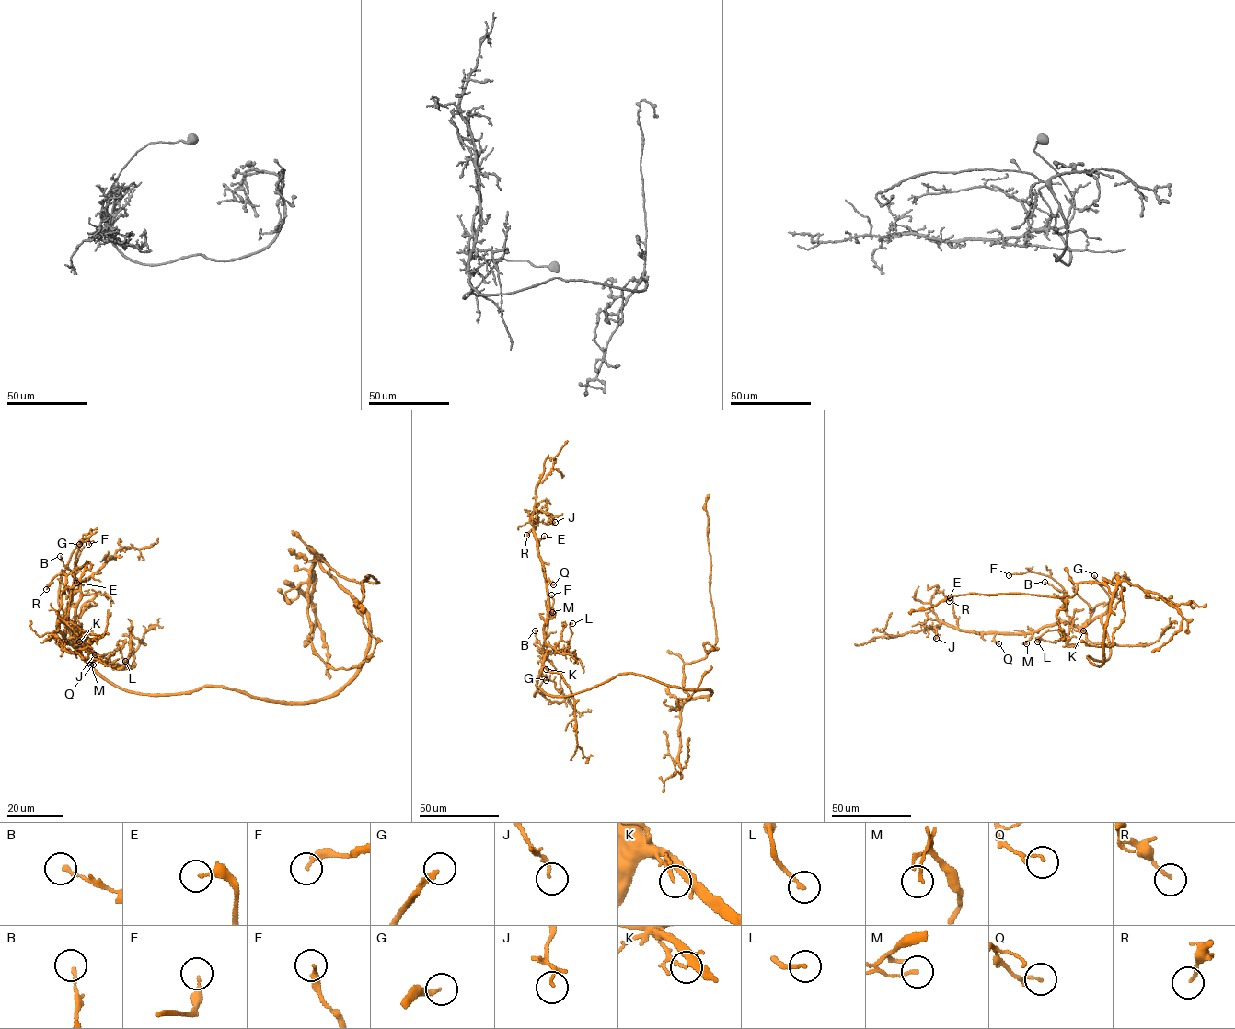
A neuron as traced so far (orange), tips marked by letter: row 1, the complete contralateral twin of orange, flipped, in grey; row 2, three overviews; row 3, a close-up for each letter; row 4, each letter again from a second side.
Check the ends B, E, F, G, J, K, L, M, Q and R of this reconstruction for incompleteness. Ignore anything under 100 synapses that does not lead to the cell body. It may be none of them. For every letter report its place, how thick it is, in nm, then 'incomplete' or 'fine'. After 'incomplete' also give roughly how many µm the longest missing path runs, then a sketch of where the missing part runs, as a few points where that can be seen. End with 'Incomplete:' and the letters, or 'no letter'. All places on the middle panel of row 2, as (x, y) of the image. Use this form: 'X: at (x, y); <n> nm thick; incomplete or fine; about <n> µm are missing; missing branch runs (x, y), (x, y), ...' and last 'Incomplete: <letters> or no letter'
B: at (535, 630); 170 nm thick; fine
E: at (544, 536); 200 nm thick; fine
F: at (551, 595); 220 nm thick; fine
G: at (546, 680); 200 nm thick; incomplete; about 80 µm are missing; missing branch runs (546, 680), (550, 664), (557, 656), (583, 655), (589, 652), (604, 651), (611, 645), (628, 644)
J: at (555, 522); 90 nm thick; fine
K: at (546, 669); 110 nm thick; fine
L: at (572, 623); 180 nm thick; fine
M: at (552, 612); 140 nm thick; fine
Q: at (553, 584); 70 nm thick; fine
R: at (526, 535); 150 nm thick; fine
Incomplete: G

